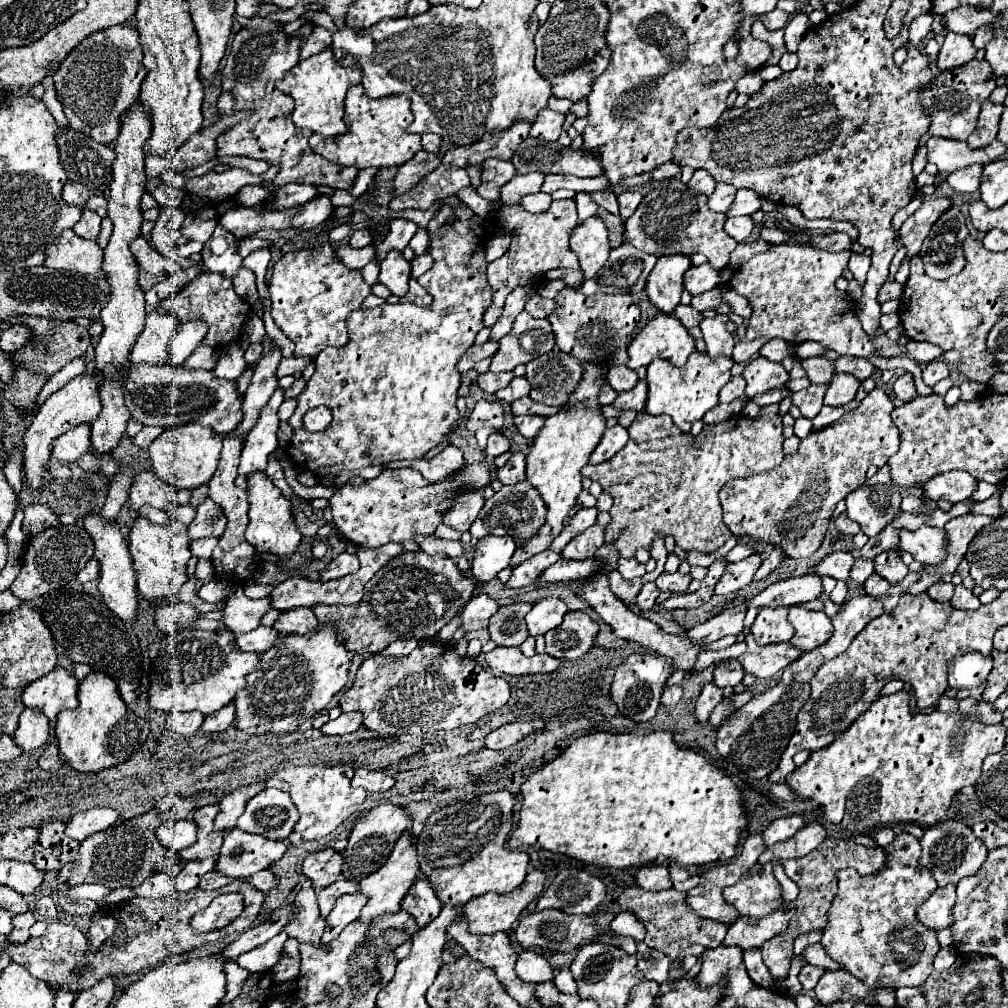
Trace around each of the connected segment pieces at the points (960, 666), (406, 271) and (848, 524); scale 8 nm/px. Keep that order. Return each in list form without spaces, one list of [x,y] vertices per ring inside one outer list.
[[[966,652],[960,656],[954,656],[948,664],[948,684],[950,688],[976,688],[986,680],[986,676],[992,670],[992,658],[978,654],[978,652]]]
[[[390,252],[380,262],[380,278],[378,282],[384,284],[394,296],[404,296],[408,292],[410,280],[410,262],[402,258],[400,252]]]
[[[840,514],[838,518],[834,518],[836,522],[836,528],[842,532],[842,534],[848,534],[848,536],[854,536],[860,532],[858,524],[854,524],[854,520],[850,520],[846,514]]]

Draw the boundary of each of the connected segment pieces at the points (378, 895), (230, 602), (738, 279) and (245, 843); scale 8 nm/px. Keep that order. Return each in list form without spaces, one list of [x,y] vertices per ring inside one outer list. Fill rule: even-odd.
[[[400,836],[394,844],[392,854],[388,856],[386,864],[376,870],[374,874],[366,876],[360,882],[360,894],[364,894],[368,898],[366,906],[362,908],[360,916],[356,918],[358,922],[370,922],[378,916],[384,916],[388,912],[398,912],[400,910],[400,900],[402,894],[406,894],[406,888],[410,888],[410,884],[414,882],[414,876],[418,874],[418,860],[416,860],[416,848],[414,848],[414,840],[410,840],[410,836]]]
[[[238,586],[234,594],[226,598],[226,608],[222,612],[222,622],[228,630],[234,632],[250,632],[260,626],[262,616],[270,610],[270,598],[248,598],[244,590]]]
[[[774,244],[740,266],[730,280],[730,288],[752,304],[752,316],[748,320],[746,336],[734,346],[734,362],[748,362],[770,338],[784,338],[792,344],[816,340],[830,350],[848,356],[868,358],[876,354],[868,334],[854,316],[856,304],[848,294],[838,292],[834,286],[842,276],[850,254],[850,250],[832,254],[812,246]]]
[[[234,828],[234,832],[224,836],[214,872],[230,878],[248,878],[264,868],[270,868],[278,858],[282,858],[288,844],[288,840],[278,844],[264,836],[254,836]]]

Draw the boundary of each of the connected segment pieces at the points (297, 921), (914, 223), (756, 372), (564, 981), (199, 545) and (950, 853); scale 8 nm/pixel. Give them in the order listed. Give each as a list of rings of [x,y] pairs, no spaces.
[[[302,888],[296,894],[296,900],[292,902],[292,910],[294,910],[294,916],[284,926],[284,932],[288,932],[288,936],[296,938],[300,944],[310,942],[310,944],[316,944],[318,948],[328,948],[326,944],[320,942],[324,918],[318,912],[316,894],[312,888]]]
[[[944,196],[926,198],[922,206],[902,224],[902,228],[898,230],[898,240],[900,240],[900,246],[906,250],[906,258],[912,258],[920,252],[922,240],[928,236],[934,220],[938,220],[938,216],[946,208],[950,208],[948,198]]]
[[[758,356],[756,360],[750,360],[742,372],[744,380],[746,380],[746,396],[752,398],[757,394],[774,390],[784,386],[790,376],[788,372],[782,368],[780,362],[772,362],[764,356]]]
[[[562,968],[558,974],[554,977],[553,980],[558,992],[562,994],[576,994],[576,980],[572,978],[570,970],[568,968]]]
[[[204,538],[204,540],[194,540],[190,544],[190,550],[192,550],[192,556],[196,558],[210,558],[212,550],[216,548],[218,544],[218,538]]]
[[[946,820],[936,824],[934,828],[926,828],[922,840],[922,856],[920,864],[932,872],[938,886],[958,884],[958,880],[966,876],[974,876],[986,860],[986,846],[972,834],[972,830],[958,820]]]

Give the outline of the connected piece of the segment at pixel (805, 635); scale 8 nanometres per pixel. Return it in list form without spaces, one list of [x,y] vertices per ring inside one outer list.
[[[790,606],[788,608],[788,622],[794,626],[794,636],[790,644],[800,652],[810,652],[832,636],[832,622],[824,612],[814,612],[804,606]]]

